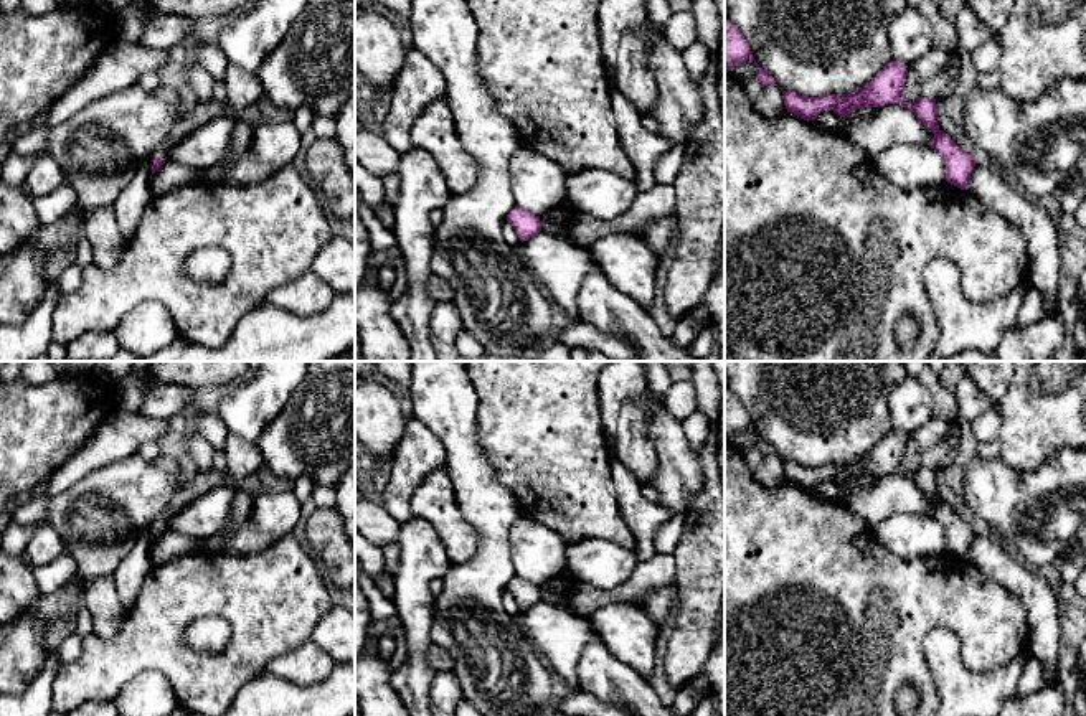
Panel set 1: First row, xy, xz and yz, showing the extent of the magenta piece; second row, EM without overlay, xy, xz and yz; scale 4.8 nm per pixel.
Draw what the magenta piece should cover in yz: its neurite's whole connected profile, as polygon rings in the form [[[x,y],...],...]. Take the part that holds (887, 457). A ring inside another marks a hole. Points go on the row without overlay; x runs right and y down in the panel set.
[[[890,431],[870,452],[850,464],[807,467],[794,460],[782,460],[782,469],[787,482],[804,490],[815,490],[824,480],[833,480],[837,485],[845,487],[863,477],[899,473],[909,478],[934,503],[929,516],[944,528],[946,551],[961,559],[969,559],[970,543],[977,533],[975,528],[939,498],[936,470],[921,467],[914,472],[906,472],[903,469],[906,445],[908,439],[903,432]]]

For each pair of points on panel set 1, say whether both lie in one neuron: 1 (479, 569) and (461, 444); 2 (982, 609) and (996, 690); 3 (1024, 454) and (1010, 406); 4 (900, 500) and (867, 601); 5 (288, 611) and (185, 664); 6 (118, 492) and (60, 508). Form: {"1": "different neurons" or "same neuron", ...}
{"1": "same neuron", "2": "different neurons", "3": "same neuron", "4": "different neurons", "5": "same neuron", "6": "same neuron"}

